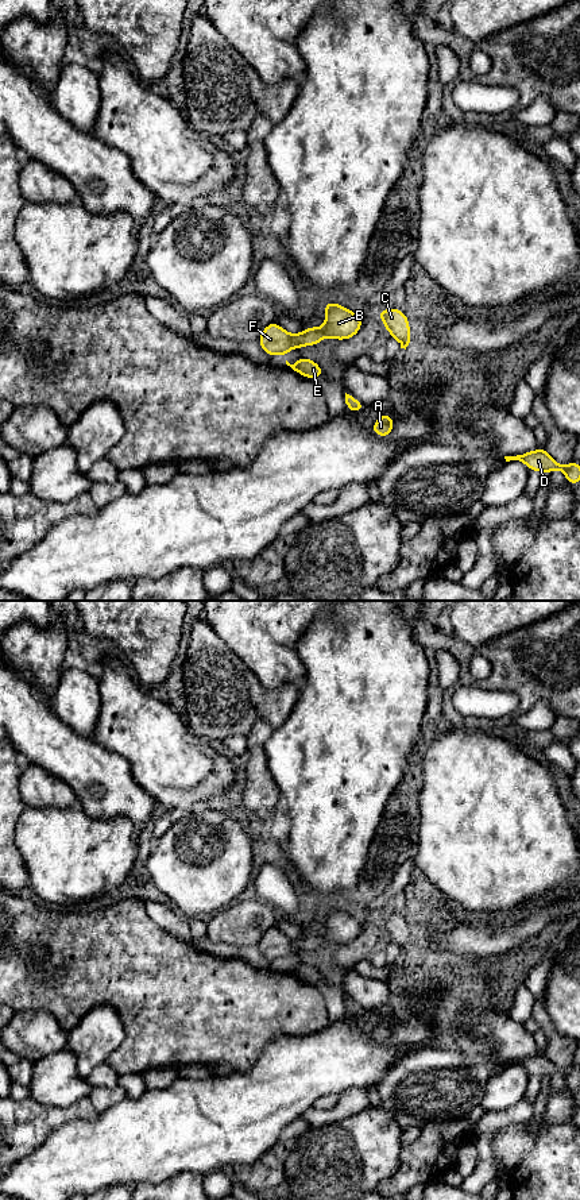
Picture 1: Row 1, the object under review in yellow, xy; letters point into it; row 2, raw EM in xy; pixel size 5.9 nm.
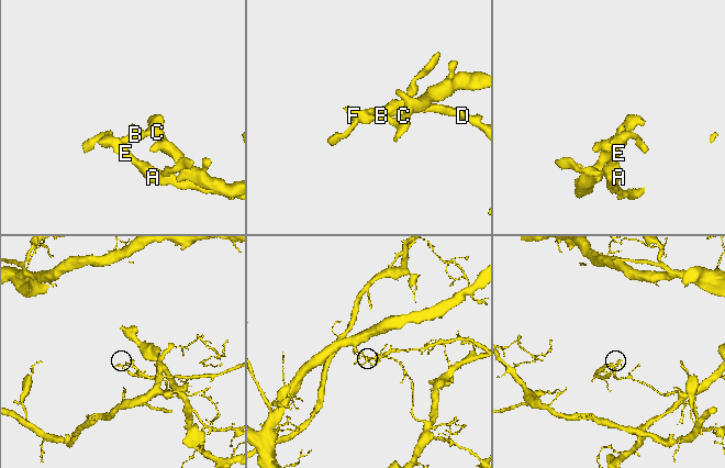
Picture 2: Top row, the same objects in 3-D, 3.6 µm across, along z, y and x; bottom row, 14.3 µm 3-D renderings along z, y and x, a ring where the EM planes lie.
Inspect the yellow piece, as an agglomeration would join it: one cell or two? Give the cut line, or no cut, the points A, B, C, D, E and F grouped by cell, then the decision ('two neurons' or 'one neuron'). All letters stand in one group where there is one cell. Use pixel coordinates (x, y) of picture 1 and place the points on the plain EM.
cut xy (292, 940), (294, 952); groups A D E F / B C; two neurons

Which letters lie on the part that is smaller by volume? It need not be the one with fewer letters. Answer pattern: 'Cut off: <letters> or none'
Cut off: B, C

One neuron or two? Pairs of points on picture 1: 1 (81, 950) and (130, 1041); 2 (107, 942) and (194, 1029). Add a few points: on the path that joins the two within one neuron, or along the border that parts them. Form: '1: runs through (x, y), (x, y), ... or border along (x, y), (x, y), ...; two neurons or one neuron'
1: runs through (104, 973), (132, 1002), (132, 1018); one neuron
2: runs through (128, 963), (173, 1007); one neuron

